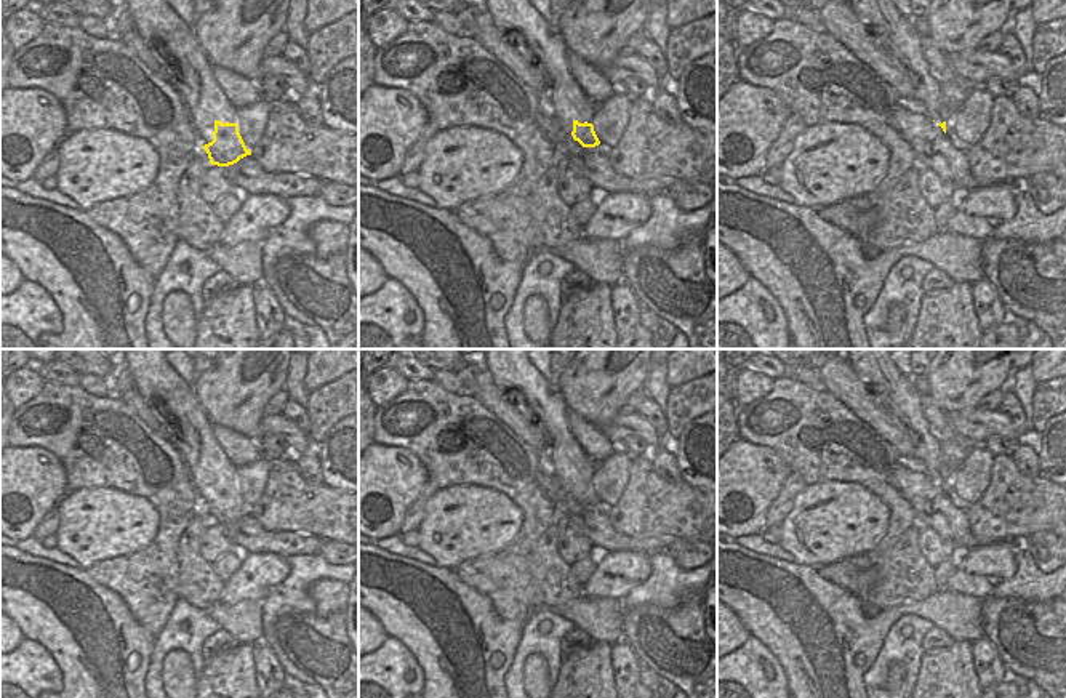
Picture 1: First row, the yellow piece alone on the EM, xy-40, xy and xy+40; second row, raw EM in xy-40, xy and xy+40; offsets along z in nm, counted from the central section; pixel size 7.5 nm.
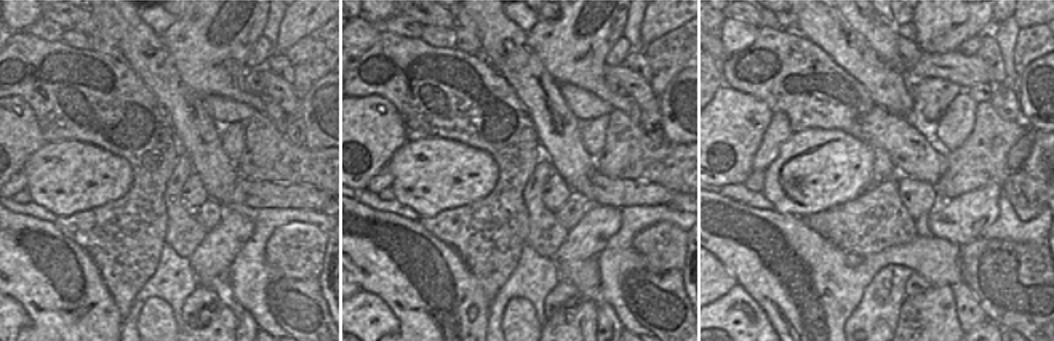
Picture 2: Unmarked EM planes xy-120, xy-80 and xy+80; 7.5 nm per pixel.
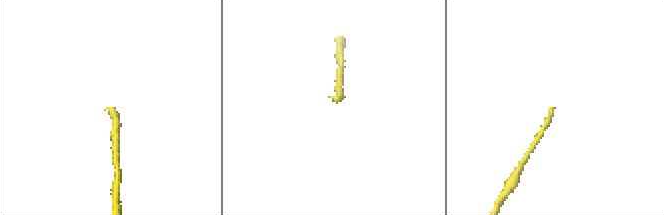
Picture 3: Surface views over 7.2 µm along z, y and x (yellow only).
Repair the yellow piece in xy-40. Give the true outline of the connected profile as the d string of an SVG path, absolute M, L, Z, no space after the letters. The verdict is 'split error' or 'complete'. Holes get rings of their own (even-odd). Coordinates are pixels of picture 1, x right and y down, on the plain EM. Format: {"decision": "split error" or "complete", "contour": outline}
{"decision": "split error", "contour": "M122 349L120 357L138 392L155 403L155 415L174 426L174 447L182 455L210 522L229 525L251 514L238 491L238 467L222 451L213 424L192 384L166 362L168 349Z"}

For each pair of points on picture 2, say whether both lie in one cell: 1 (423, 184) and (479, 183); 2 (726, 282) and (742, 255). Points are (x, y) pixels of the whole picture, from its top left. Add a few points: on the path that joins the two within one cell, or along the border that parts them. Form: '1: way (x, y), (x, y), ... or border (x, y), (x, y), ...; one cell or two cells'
1: way (437, 184), (464, 183); one cell
2: border (715, 256), (736, 282); two cells

